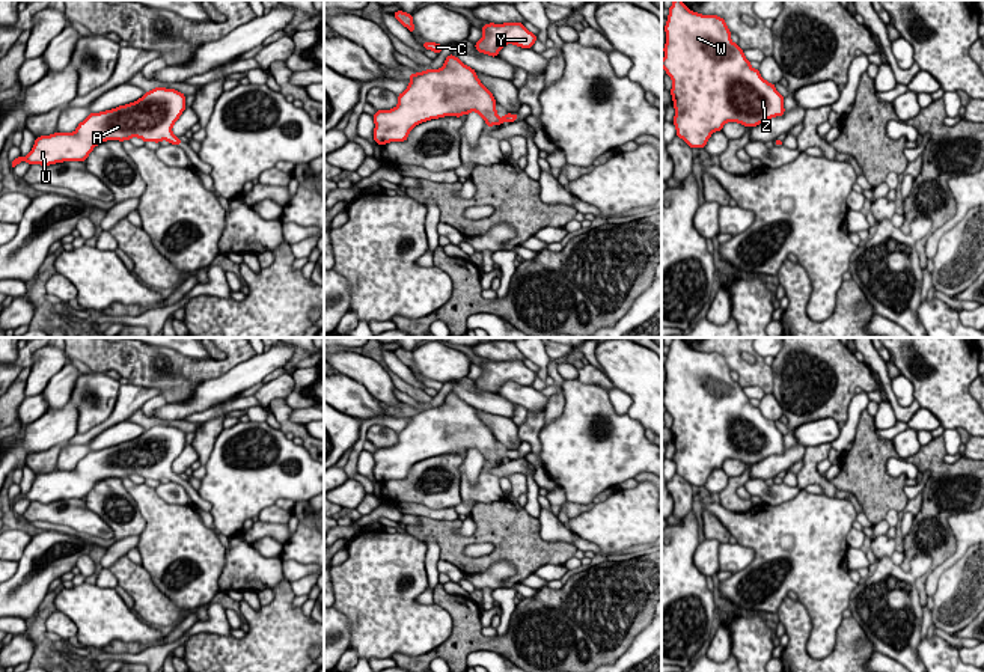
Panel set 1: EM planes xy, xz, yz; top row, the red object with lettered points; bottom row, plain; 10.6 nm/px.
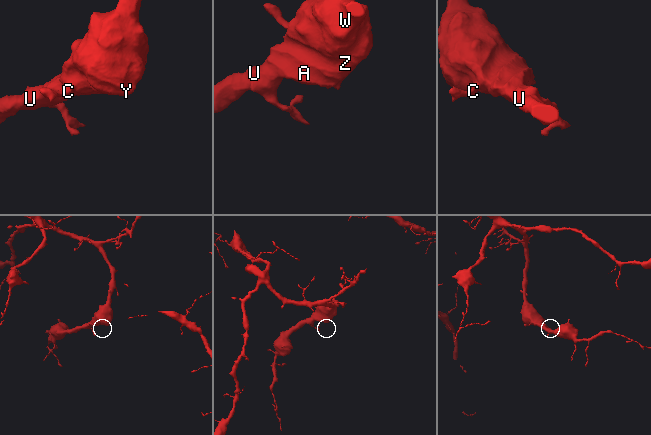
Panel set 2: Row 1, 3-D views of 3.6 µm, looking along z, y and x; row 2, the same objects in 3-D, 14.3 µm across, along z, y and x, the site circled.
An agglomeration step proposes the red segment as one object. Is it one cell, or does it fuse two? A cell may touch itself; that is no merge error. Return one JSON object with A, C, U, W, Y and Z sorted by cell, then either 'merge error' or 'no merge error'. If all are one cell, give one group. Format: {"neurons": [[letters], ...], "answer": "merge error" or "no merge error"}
{"neurons": [["A", "C", "U", "W", "Y", "Z"]], "answer": "no merge error"}

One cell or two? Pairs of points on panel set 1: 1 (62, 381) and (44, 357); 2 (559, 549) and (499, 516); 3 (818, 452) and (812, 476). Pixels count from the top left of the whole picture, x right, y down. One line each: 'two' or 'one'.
1: two
2: one
3: one

